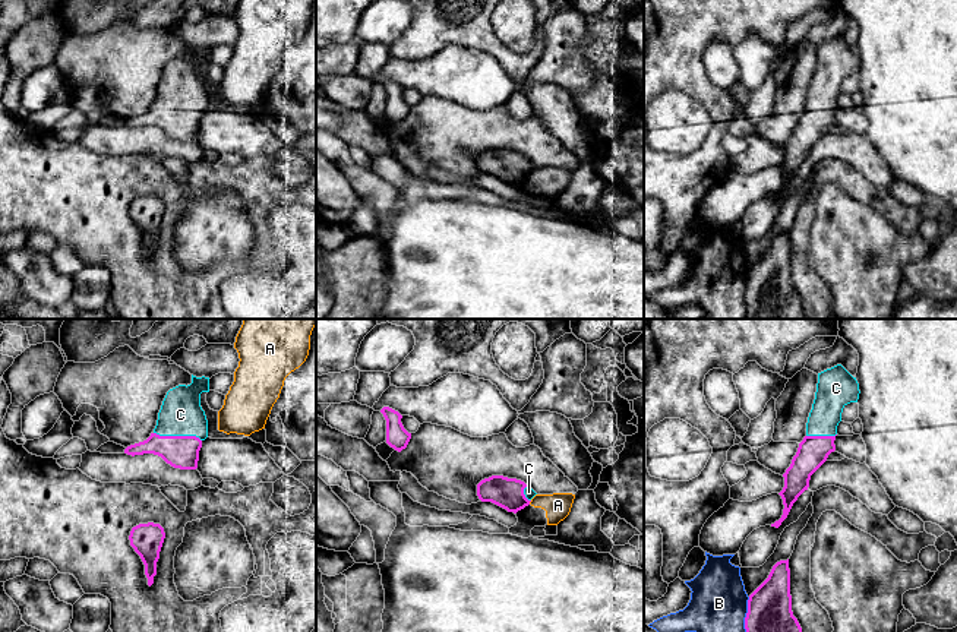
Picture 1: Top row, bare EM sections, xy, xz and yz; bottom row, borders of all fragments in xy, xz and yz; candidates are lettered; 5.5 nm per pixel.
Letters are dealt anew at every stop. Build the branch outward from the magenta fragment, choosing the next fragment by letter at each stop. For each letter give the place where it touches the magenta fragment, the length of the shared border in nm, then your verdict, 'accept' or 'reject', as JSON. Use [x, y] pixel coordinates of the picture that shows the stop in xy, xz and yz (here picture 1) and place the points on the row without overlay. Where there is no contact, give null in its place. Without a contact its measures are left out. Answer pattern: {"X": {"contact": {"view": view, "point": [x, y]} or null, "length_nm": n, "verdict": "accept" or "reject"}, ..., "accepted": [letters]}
{"A": {"contact": {"view": "xz", "point": [530, 173]}, "length_nm": 30, "verdict": "reject"}, "B": {"contact": {"view": "yz", "point": [745, 294]}, "length_nm": 280, "verdict": "reject"}, "C": {"contact": {"view": "xy", "point": [177, 108]}, "length_nm": 260, "verdict": "reject"}, "accepted": []}

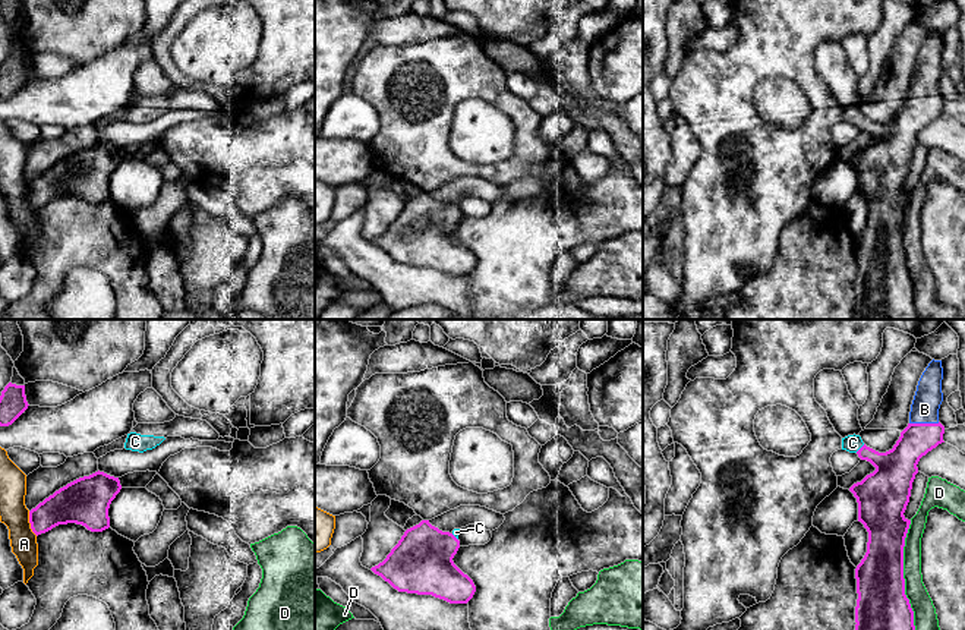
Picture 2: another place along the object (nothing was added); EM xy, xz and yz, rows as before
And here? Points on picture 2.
{"A": {"contact": {"view": "xy", "point": [31, 195]}, "length_nm": 140, "verdict": "reject"}, "B": {"contact": {"view": "yz", "point": [924, 95]}, "length_nm": 170, "verdict": "reject"}, "C": {"contact": {"view": "yz", "point": [861, 119]}, "length_nm": 70, "verdict": "accept"}, "D": {"contact": {"view": "yz", "point": [904, 255]}, "length_nm": 700, "verdict": "reject"}, "accepted": ["C"]}

